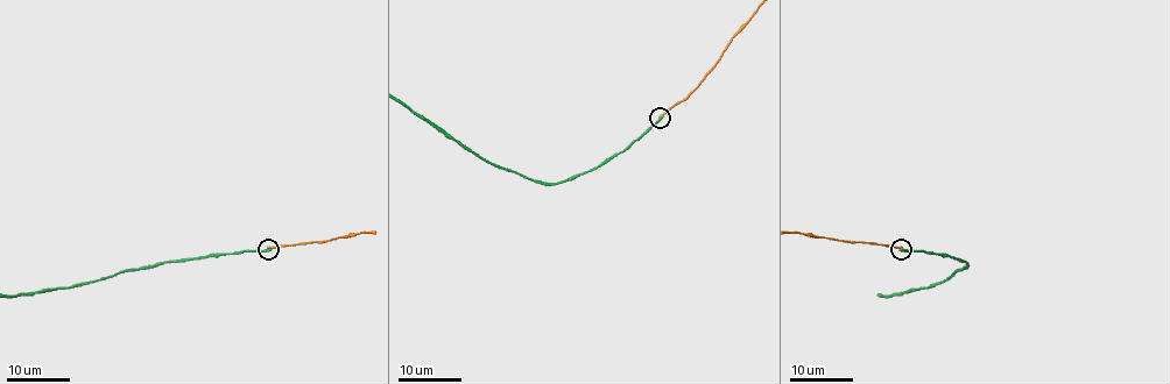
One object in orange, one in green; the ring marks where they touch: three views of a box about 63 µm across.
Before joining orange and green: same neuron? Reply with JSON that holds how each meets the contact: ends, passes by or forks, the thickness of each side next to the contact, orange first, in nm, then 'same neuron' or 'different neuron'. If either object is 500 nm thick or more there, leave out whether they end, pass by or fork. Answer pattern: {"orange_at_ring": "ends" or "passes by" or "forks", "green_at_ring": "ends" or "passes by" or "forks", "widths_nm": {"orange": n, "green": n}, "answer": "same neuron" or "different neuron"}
{"orange_at_ring": "ends", "green_at_ring": "ends", "widths_nm": {"orange": 280, "green": 340}, "answer": "different neuron"}

